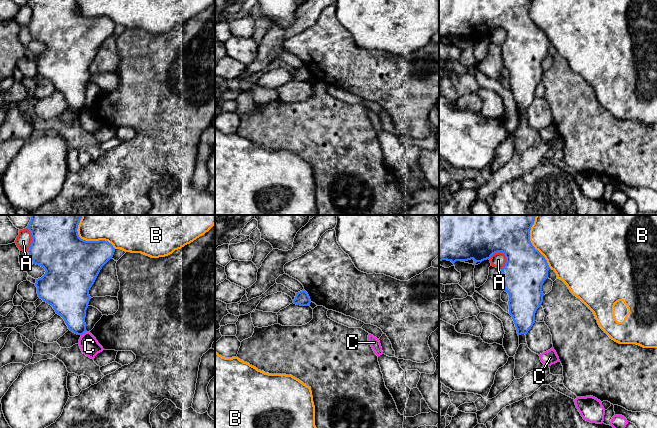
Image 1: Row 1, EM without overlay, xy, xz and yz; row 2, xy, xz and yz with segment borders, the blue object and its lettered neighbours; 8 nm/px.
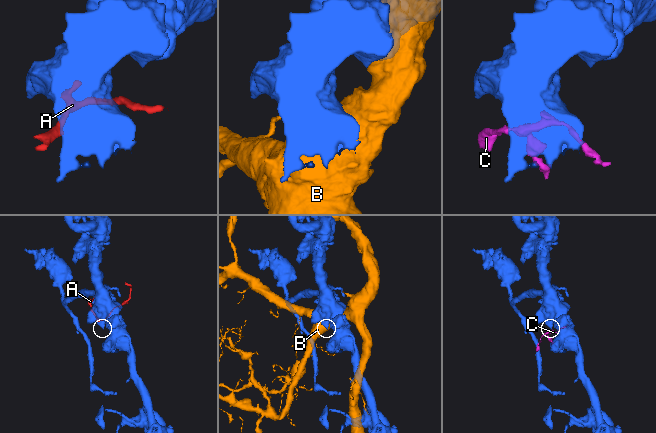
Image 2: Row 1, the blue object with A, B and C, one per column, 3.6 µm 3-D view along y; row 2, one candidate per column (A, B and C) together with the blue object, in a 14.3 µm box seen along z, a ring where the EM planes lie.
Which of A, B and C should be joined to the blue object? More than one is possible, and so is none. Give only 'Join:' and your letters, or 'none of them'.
Join: none of them

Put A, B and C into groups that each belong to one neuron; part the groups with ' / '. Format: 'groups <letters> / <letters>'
groups A / B / C

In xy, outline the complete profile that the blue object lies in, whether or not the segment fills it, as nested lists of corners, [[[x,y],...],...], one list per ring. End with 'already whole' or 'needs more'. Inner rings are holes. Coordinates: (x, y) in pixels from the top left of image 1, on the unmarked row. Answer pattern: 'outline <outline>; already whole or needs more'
outline [[[28,0],[27,5],[32,12],[32,18],[28,29],[33,40],[45,45],[45,50],[36,55],[35,62],[40,75],[53,83],[56,90],[60,91],[68,105],[77,111],[83,111],[86,107],[86,86],[91,75],[89,66],[94,60],[102,43],[112,35],[115,24],[105,16],[86,17],[78,11],[79,0]]]; already whole

